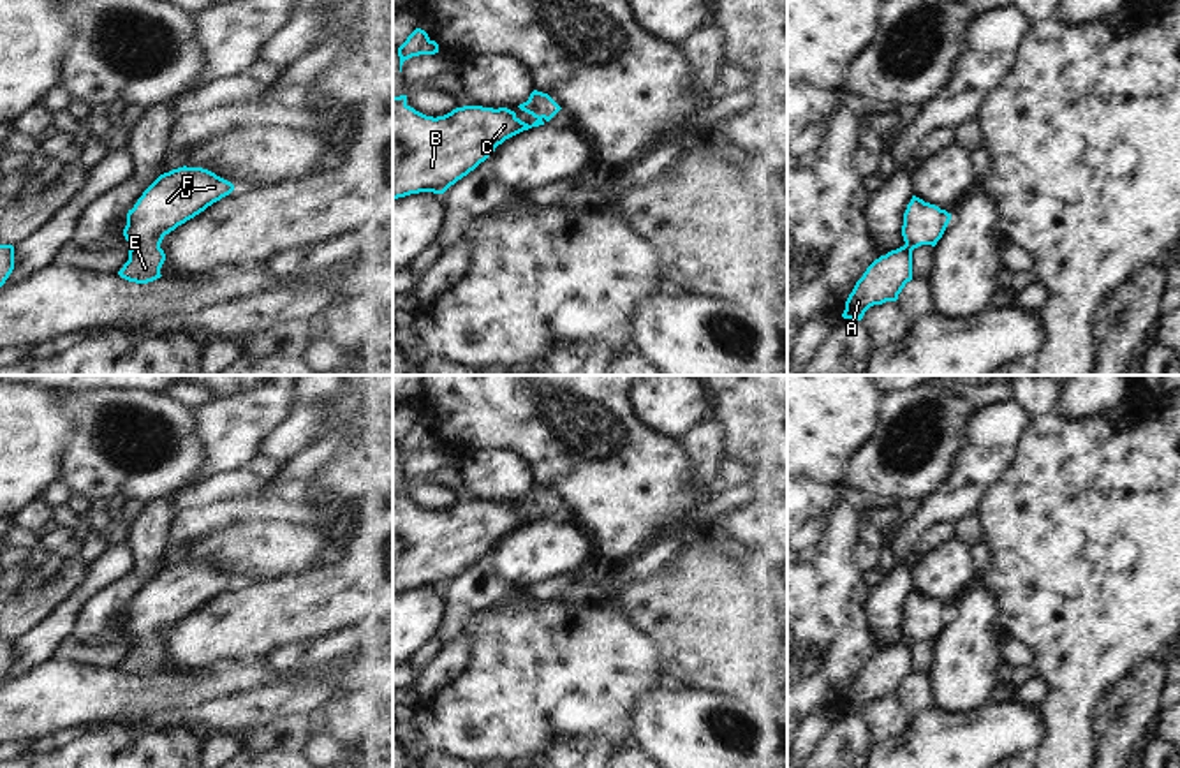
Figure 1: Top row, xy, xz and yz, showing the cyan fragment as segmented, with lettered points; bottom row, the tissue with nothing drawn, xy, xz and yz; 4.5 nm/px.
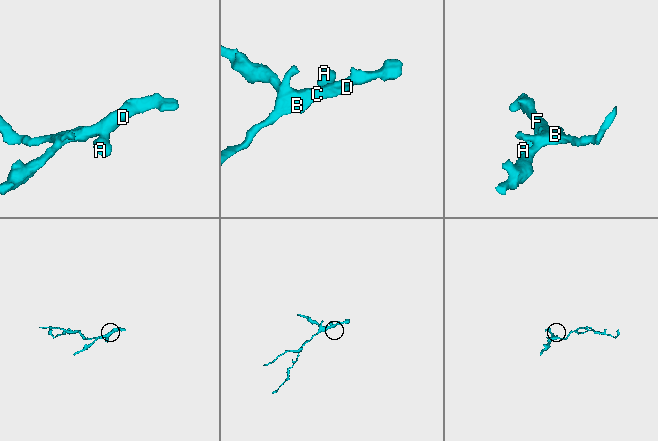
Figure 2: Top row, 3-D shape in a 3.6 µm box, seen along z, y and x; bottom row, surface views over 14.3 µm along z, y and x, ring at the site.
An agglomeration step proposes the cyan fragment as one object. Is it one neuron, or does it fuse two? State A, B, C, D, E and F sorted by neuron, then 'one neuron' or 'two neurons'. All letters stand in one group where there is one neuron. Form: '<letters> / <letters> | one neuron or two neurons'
A B C D E F | one neuron

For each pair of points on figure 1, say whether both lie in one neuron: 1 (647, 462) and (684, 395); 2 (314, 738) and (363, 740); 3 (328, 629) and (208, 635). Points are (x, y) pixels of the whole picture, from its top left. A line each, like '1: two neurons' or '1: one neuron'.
1: two neurons
2: two neurons
3: one neuron

